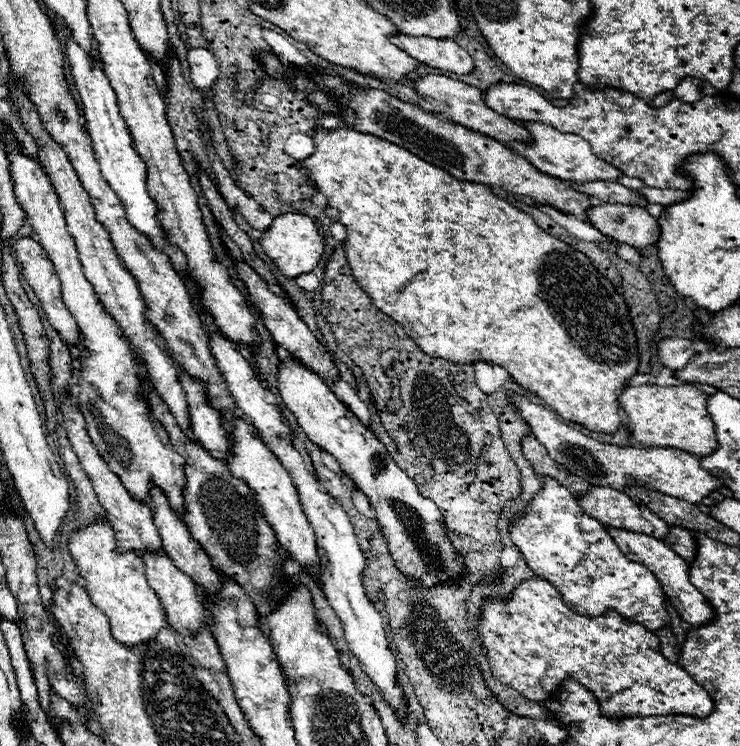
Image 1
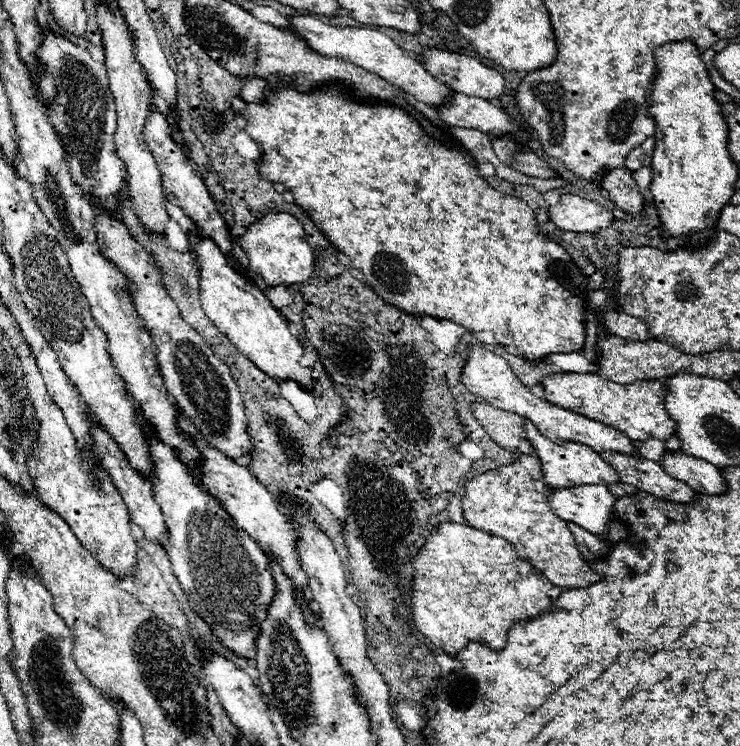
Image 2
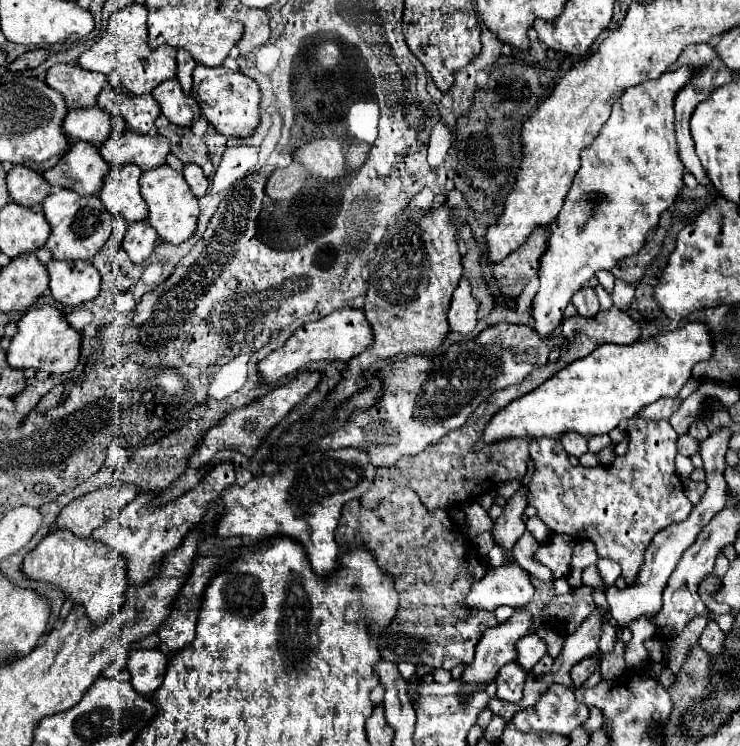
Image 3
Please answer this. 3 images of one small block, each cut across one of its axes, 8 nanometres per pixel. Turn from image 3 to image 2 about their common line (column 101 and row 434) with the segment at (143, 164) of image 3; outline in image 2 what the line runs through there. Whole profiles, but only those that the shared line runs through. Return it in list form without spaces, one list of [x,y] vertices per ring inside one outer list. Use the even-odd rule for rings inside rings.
[[[148,432],[148,440],[152,462],[156,466],[156,478],[150,482],[170,532],[164,550],[170,556],[174,576],[178,578],[184,594],[190,598],[190,608],[202,616],[202,620],[212,628],[214,636],[220,638],[220,644],[230,648],[240,658],[254,658],[256,640],[250,636],[260,632],[260,624],[266,620],[268,606],[276,594],[270,558],[246,532],[234,526],[230,514],[212,494],[194,484],[188,468],[178,460],[170,446],[162,444],[152,432]]]

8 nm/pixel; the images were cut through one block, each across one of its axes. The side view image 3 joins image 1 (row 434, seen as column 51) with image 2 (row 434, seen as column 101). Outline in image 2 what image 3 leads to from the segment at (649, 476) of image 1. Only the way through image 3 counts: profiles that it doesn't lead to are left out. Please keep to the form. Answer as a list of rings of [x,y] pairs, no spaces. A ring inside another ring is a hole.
[[[470,346],[468,350],[468,362],[462,370],[462,384],[466,388],[470,388],[470,392],[474,392],[478,398],[482,398],[488,404],[494,404],[494,408],[502,408],[504,412],[518,412],[518,416],[532,420],[534,426],[542,432],[542,436],[550,436],[550,440],[554,440],[556,444],[566,444],[566,440],[578,440],[578,444],[590,444],[590,448],[594,448],[594,452],[626,452],[626,456],[640,456],[638,448],[632,444],[630,438],[626,438],[622,432],[590,420],[586,416],[580,416],[576,412],[564,410],[556,404],[544,402],[540,398],[536,398],[512,372],[512,368],[508,366],[508,362],[502,356],[496,356],[494,352],[482,348],[482,346]]]

